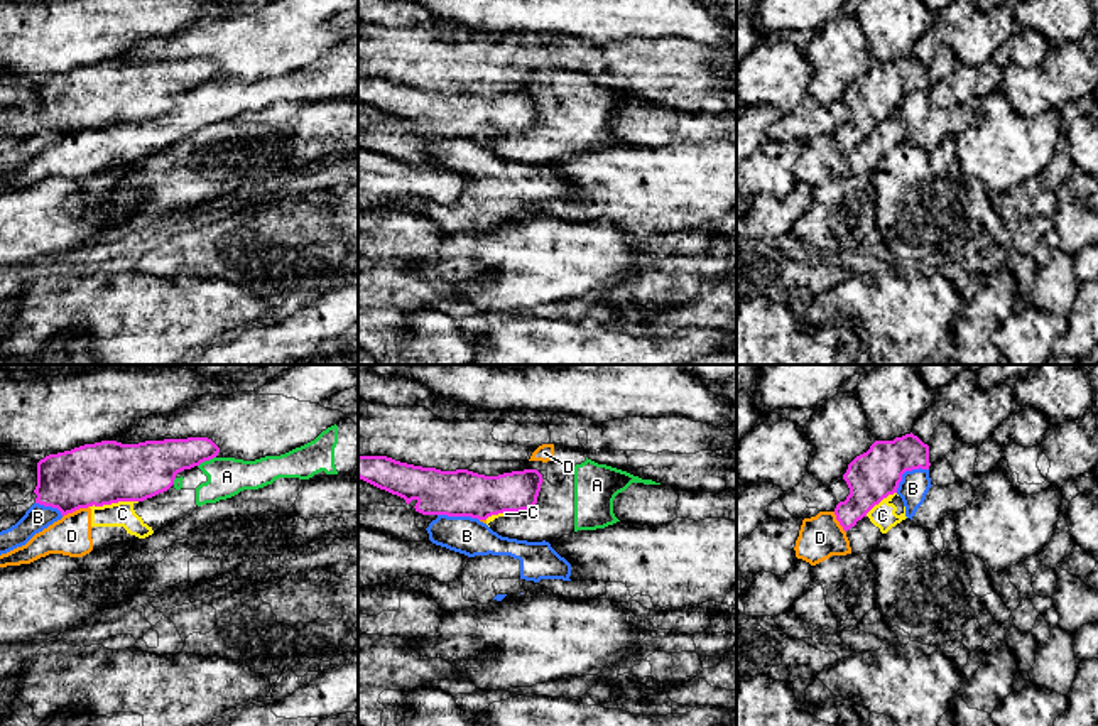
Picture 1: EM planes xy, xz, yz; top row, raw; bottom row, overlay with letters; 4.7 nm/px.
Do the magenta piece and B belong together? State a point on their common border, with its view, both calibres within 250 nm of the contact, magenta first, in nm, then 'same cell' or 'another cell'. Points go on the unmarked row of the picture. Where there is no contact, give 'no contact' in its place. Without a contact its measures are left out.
yz (906, 92) | 240/140 nm | another cell

